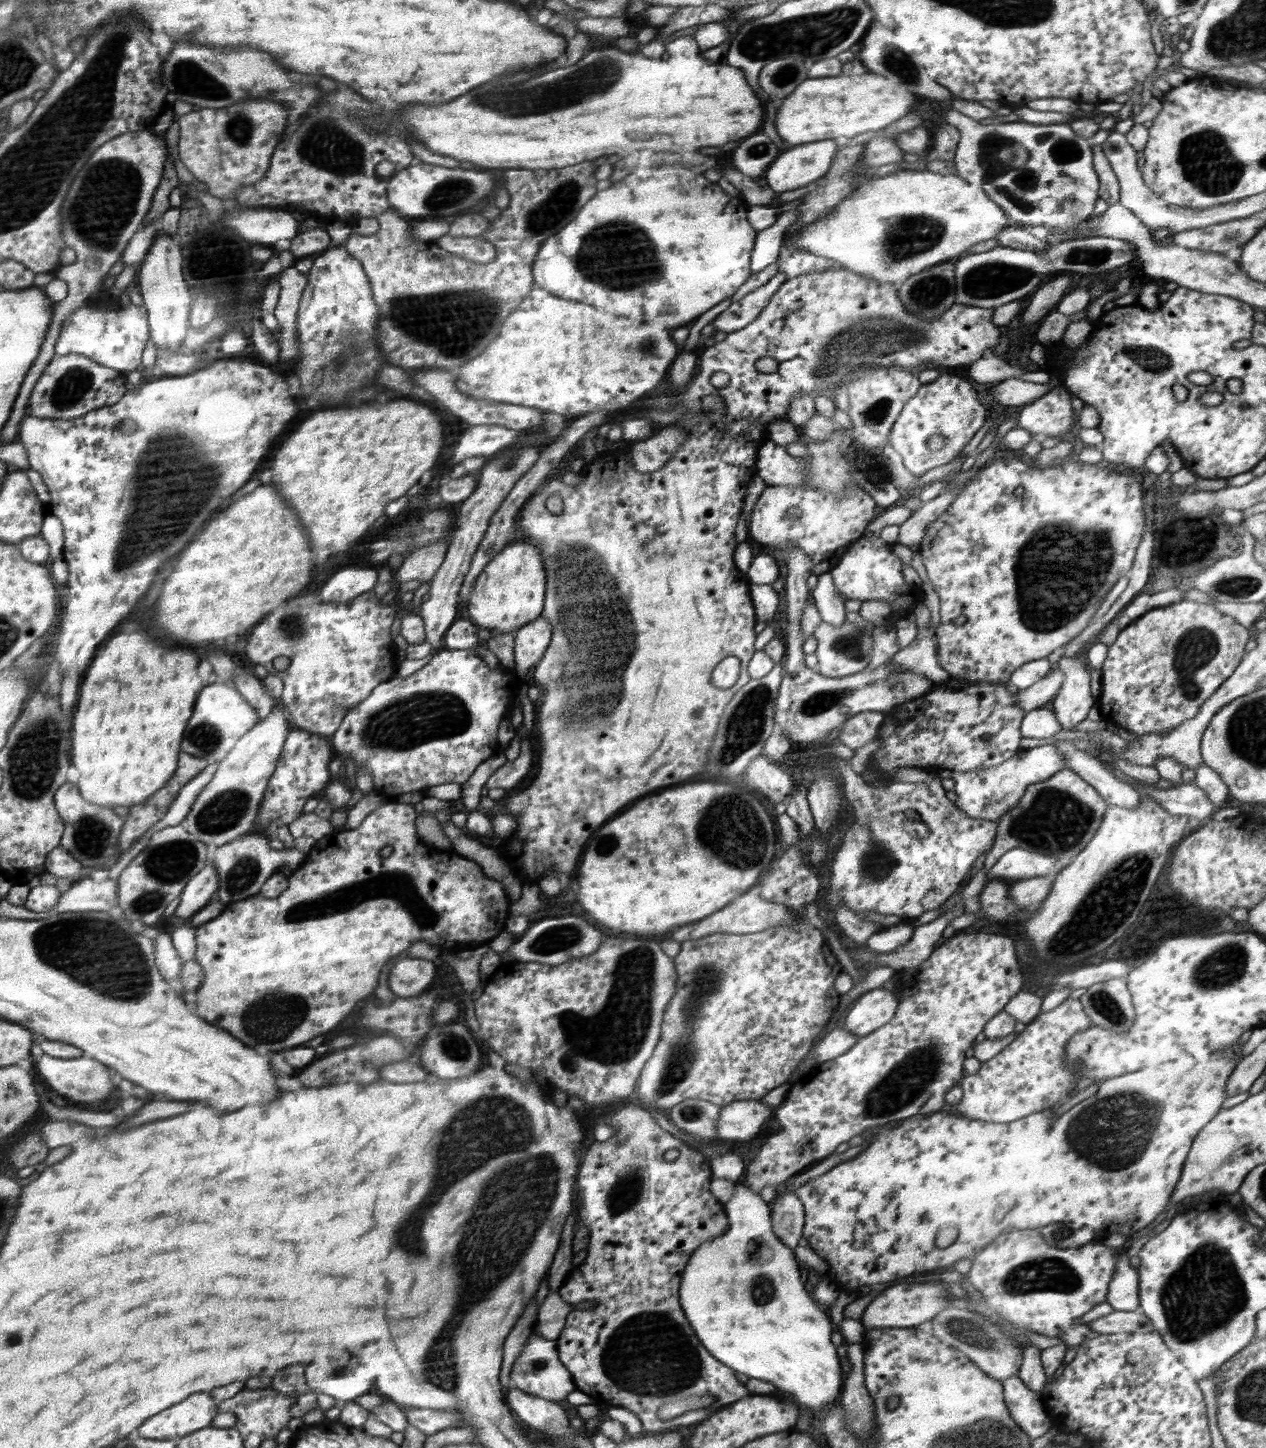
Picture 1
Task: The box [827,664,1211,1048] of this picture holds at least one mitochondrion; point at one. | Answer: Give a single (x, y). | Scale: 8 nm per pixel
(1106, 909)

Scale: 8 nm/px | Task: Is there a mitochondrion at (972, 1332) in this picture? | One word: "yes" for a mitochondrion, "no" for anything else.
yes

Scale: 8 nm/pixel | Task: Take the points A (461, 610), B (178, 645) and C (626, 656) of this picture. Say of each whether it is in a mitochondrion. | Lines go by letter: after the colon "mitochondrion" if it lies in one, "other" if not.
A: other
B: other
C: other

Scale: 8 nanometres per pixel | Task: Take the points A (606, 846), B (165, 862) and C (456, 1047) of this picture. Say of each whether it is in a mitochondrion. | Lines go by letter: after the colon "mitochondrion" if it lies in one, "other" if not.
A: mitochondrion
B: mitochondrion
C: mitochondrion

